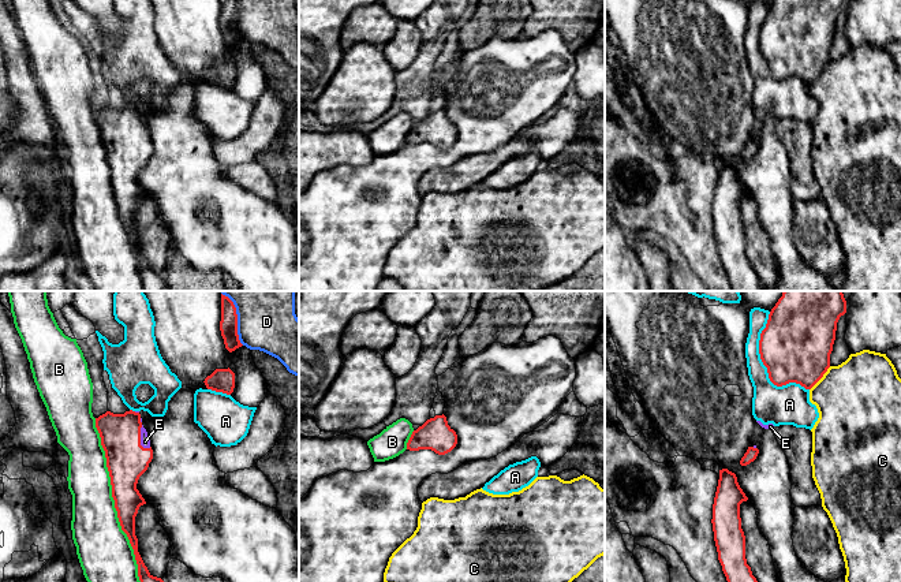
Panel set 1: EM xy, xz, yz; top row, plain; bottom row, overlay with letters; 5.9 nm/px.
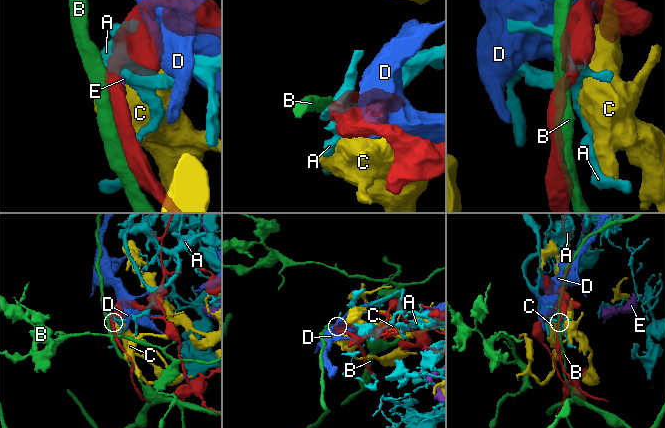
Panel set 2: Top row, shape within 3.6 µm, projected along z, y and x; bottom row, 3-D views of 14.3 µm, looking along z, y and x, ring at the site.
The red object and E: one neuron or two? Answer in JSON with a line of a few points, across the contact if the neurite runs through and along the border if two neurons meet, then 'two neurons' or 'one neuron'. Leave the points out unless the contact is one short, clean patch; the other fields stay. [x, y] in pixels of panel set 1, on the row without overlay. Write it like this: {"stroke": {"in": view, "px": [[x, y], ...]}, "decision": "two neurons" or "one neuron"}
{"decision": "one neuron"}

